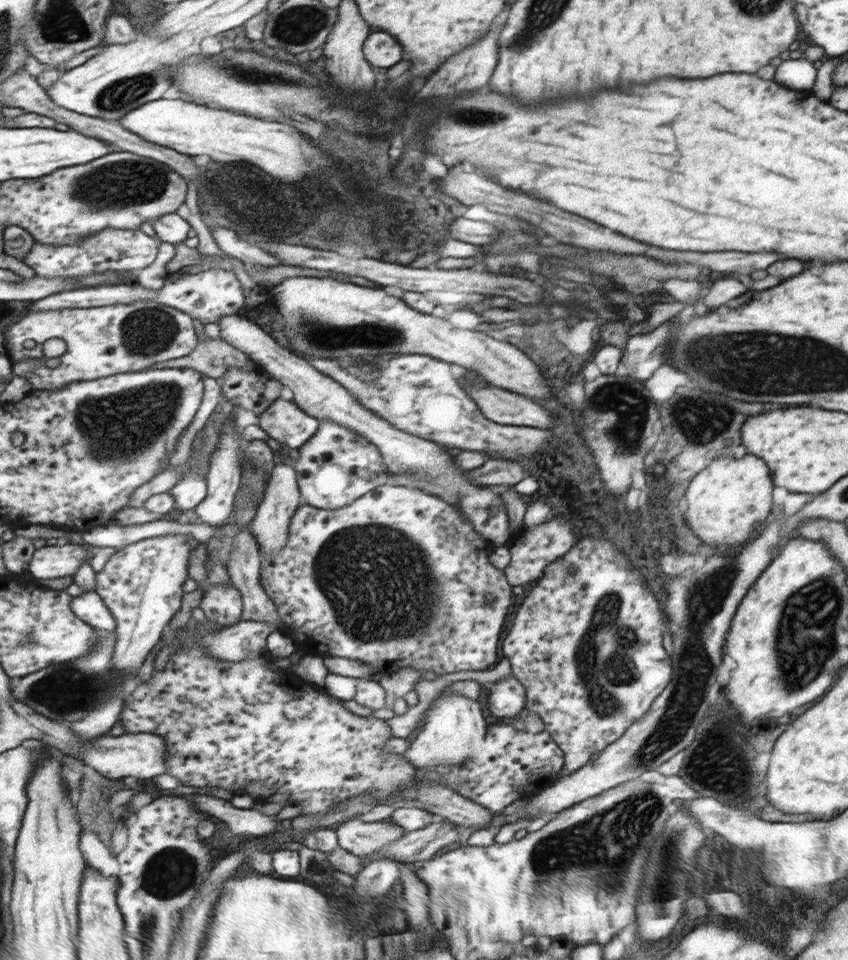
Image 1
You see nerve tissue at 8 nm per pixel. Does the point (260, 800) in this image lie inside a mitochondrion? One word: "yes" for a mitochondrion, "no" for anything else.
no

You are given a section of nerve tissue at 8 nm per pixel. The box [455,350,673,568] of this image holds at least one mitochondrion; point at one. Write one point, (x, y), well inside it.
(628, 406)

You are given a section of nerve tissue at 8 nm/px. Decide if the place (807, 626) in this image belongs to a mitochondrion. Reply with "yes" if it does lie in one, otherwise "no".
yes

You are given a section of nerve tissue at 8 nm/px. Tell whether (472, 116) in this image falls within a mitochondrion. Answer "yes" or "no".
yes

